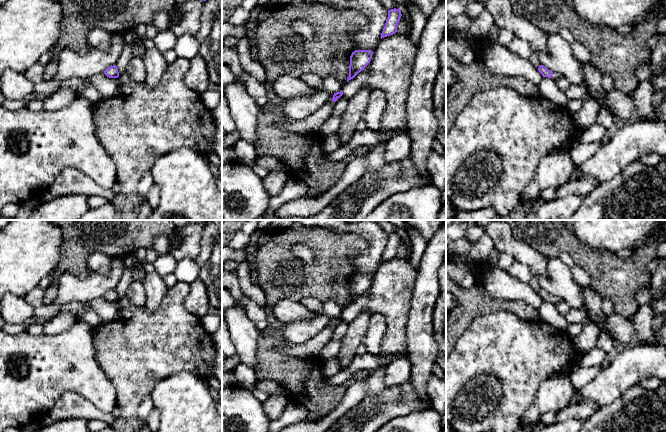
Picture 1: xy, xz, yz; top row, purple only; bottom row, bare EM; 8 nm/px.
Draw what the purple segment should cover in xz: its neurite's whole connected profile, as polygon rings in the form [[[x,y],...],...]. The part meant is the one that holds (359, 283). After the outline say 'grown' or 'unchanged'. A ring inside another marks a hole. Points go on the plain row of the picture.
[[[355,274],[350,280],[349,301],[347,306],[363,295],[370,287],[374,276],[371,274]]] | unchanged

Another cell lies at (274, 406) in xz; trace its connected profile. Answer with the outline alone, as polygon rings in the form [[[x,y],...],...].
[[[280,386],[276,392],[263,402],[263,409],[271,421],[281,416],[285,408],[291,403],[291,397],[285,387]]]

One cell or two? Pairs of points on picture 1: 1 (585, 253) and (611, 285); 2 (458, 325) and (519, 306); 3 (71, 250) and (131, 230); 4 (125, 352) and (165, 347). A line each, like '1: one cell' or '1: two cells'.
1: one cell
2: one cell
3: one cell
4: one cell

